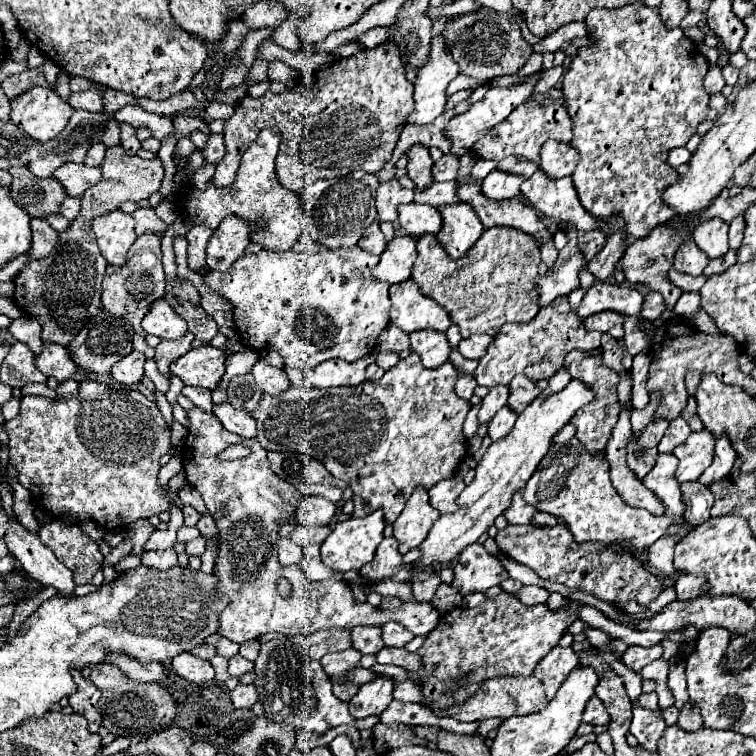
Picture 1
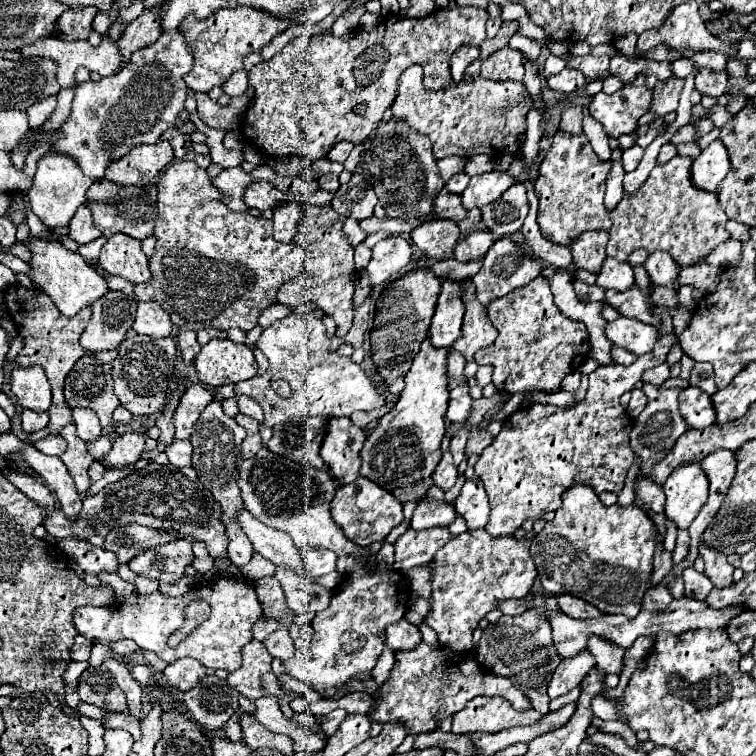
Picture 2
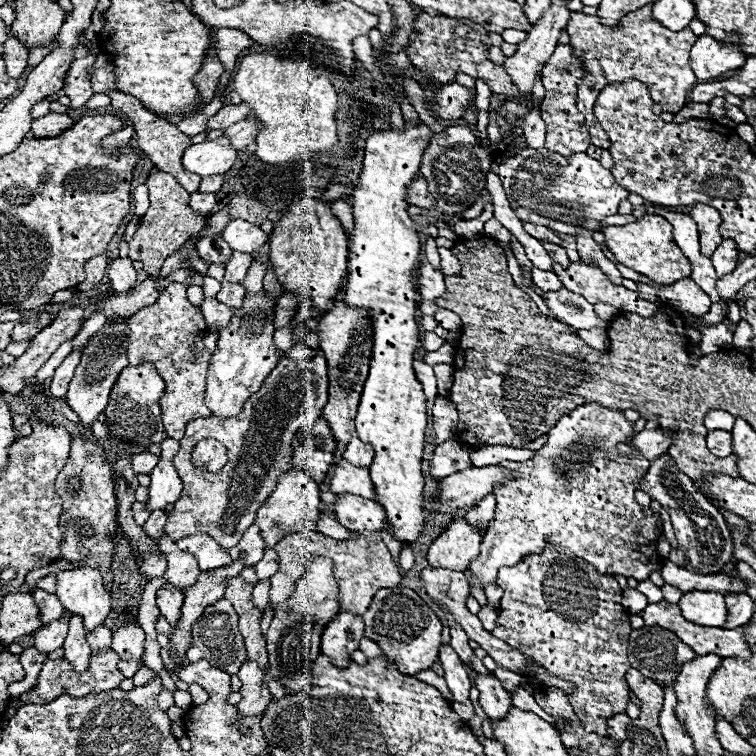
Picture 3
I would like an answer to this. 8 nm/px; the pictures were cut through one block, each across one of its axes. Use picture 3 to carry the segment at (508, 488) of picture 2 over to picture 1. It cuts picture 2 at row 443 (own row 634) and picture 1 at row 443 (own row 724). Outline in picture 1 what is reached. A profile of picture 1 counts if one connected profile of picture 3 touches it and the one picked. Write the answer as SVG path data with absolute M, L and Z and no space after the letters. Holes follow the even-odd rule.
M572 350L566 356L564 366L572 374L572 378L580 378L584 384L588 384L596 390L596 402L592 402L592 406L586 406L584 410L580 410L580 414L576 414L576 418L572 418L572 424L578 428L576 436L580 438L584 448L588 448L590 454L598 454L606 448L606 442L608 442L612 428L616 426L616 420L620 414L620 404L616 398L616 386L620 382L620 376L602 364L600 354L592 354L592 352L584 352L584 350Z

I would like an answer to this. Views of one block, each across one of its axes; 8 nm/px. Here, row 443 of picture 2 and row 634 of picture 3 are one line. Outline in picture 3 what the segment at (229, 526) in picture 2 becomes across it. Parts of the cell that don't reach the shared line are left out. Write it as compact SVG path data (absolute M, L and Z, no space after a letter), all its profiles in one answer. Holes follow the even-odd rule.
M226 598L216 600L216 604L210 604L196 620L196 624L192 626L192 646L188 648L186 658L190 662L208 660L212 666L228 674L238 674L240 666L246 662L246 648L244 648L244 638L238 630L238 616Z

